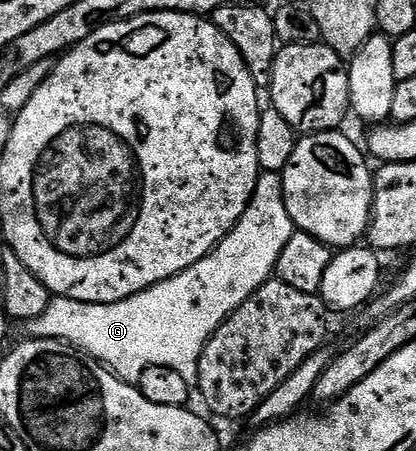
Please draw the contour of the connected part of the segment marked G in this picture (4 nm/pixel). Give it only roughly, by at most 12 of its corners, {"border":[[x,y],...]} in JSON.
{"border":[[262,171],[196,265],[119,303],[51,298],[39,339],[126,383],[197,384],[206,343],[272,278],[295,230]]}

